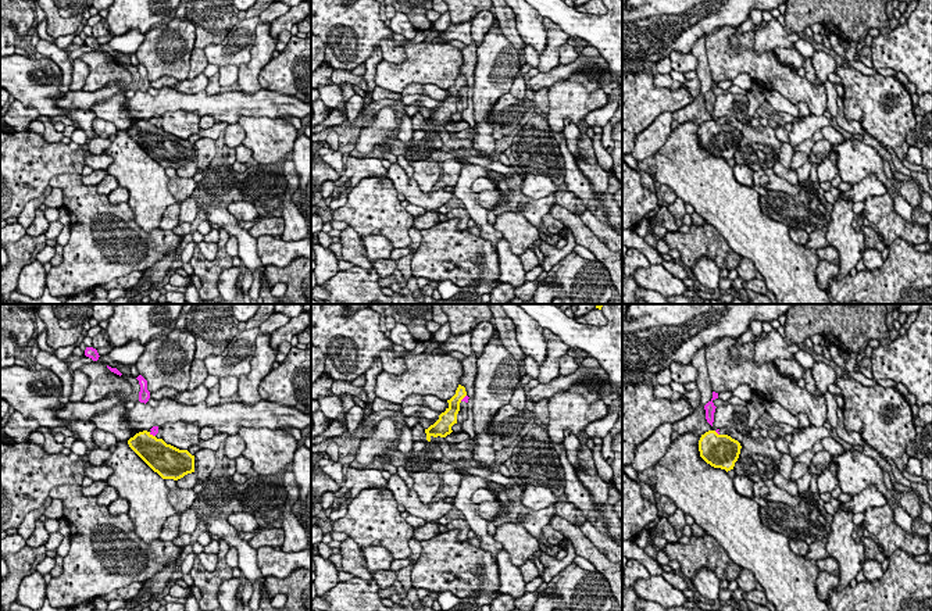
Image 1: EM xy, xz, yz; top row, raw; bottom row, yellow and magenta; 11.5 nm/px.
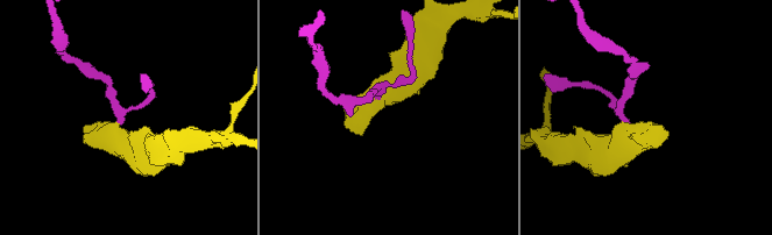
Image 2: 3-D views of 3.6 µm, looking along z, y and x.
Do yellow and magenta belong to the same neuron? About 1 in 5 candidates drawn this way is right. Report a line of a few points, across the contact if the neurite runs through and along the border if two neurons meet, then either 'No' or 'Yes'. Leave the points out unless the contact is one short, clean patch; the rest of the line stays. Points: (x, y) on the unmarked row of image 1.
Line: xy (149, 121), (154, 125). No

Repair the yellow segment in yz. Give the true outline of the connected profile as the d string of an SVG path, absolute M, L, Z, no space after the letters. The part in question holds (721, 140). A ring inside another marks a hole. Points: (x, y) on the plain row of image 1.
M708 119L699 129L700 146L714 157L733 158L740 143L740 132L728 124Z

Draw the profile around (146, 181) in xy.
M118 129L106 154L114 158L107 174L129 192L135 222L144 231L160 229L168 206L178 203L168 190L168 175L128 133Z

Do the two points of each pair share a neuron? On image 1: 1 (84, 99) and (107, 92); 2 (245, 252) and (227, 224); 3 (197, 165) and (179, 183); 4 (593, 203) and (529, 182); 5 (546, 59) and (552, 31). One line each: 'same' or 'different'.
1: same
2: same
3: different
4: same
5: same

